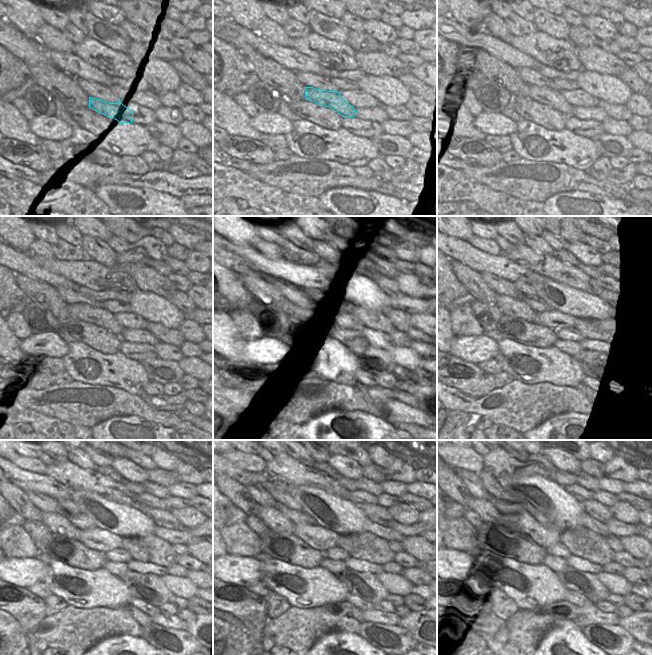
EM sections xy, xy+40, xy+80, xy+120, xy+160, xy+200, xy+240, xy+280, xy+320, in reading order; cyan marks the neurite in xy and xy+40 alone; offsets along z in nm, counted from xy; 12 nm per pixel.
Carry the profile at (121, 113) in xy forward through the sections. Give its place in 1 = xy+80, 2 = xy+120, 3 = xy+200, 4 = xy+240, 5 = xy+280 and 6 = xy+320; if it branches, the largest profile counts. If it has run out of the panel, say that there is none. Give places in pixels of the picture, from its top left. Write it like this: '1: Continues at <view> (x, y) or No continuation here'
1: Continues at xy+80 (553, 98)
2: Continues at xy+120 (106, 321)
3: Continues at xy+200 (518, 308)
4: Continues at xy+240 (58, 524)
5: Continues at xy+280 (273, 519)
6: Continues at xy+320 (489, 514).

